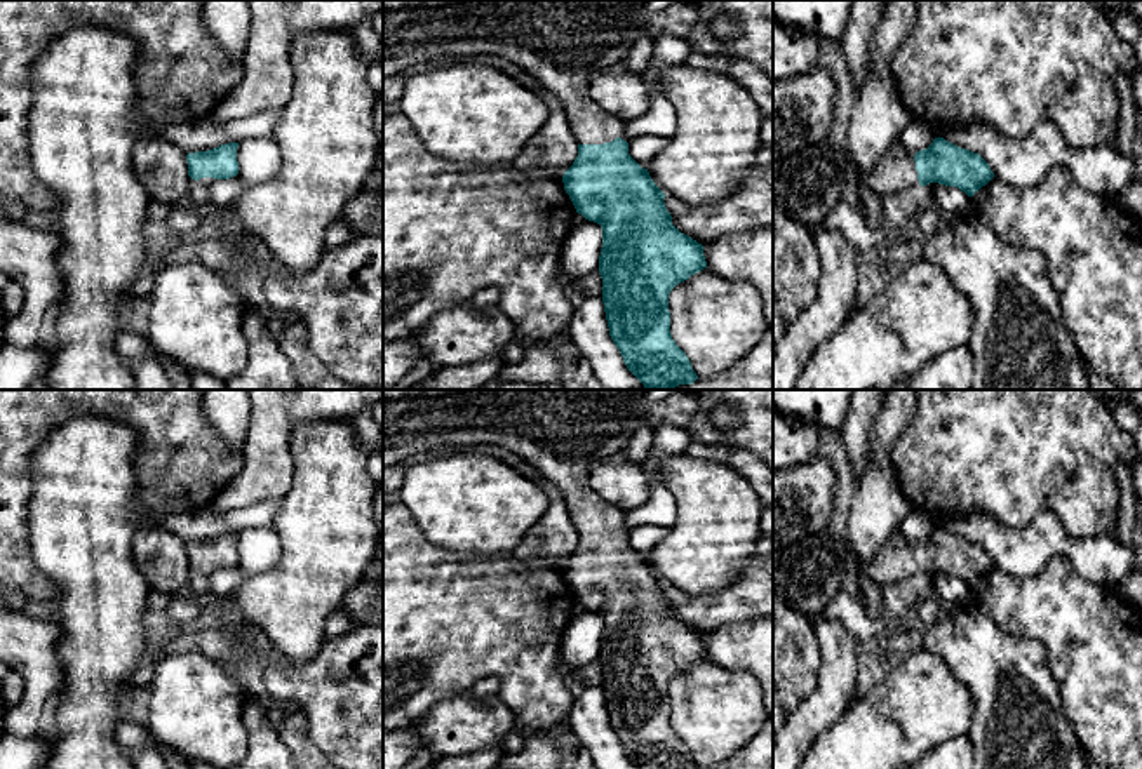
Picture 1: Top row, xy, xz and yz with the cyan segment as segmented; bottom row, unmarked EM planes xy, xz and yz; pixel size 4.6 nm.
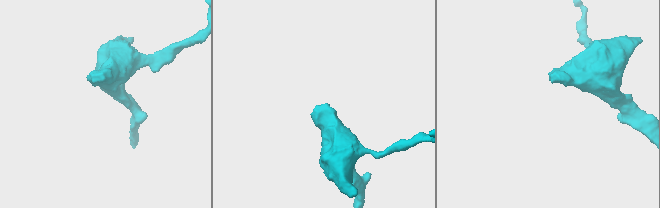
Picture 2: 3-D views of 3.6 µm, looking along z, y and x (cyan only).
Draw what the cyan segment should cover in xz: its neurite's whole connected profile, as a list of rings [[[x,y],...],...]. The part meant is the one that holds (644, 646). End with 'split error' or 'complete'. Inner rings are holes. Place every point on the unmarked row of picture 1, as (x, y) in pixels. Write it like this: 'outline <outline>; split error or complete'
outline [[[467,390],[454,395],[383,402],[383,470],[416,454],[447,445],[494,444],[529,461],[561,489],[568,513],[578,531],[578,546],[562,565],[564,579],[576,602],[602,618],[599,663],[609,726],[627,759],[637,769],[698,769],[689,748],[672,729],[668,684],[677,673],[707,658],[707,651],[703,635],[672,614],[672,605],[663,592],[665,583],[655,574],[648,558],[642,558],[628,545],[628,532],[621,529],[625,513],[608,505],[588,487],[588,470],[597,459],[623,451],[641,423],[649,428],[665,423],[688,430],[698,409],[696,393],[691,390],[682,390],[662,402],[649,402],[646,390]]]; split error

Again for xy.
outline [[[238,532],[221,534],[207,541],[186,545],[191,578],[204,578],[216,569],[230,569],[238,564]]]; split error

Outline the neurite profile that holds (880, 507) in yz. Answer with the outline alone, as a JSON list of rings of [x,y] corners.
[[[883,390],[883,409],[876,418],[872,430],[872,447],[869,468],[863,471],[851,503],[848,517],[846,550],[853,557],[851,576],[858,581],[858,600],[862,602],[870,619],[902,619],[926,595],[926,578],[912,578],[891,585],[874,583],[867,574],[867,565],[879,553],[881,546],[900,534],[900,525],[914,510],[910,501],[902,492],[900,477],[895,468],[893,451],[902,433],[916,418],[916,390]]]

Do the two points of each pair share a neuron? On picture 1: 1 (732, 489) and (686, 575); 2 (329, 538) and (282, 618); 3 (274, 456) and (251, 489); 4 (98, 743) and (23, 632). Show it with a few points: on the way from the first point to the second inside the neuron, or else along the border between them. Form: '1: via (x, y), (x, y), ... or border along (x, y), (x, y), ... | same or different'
1: via (718, 510), (716, 534), (702, 554) | same
2: via (322, 557), (309, 583), (293, 599) | same
3: via (268, 465), (258, 481) | same
4: border along (56, 648), (61, 665), (61, 689), (58, 693) | different

